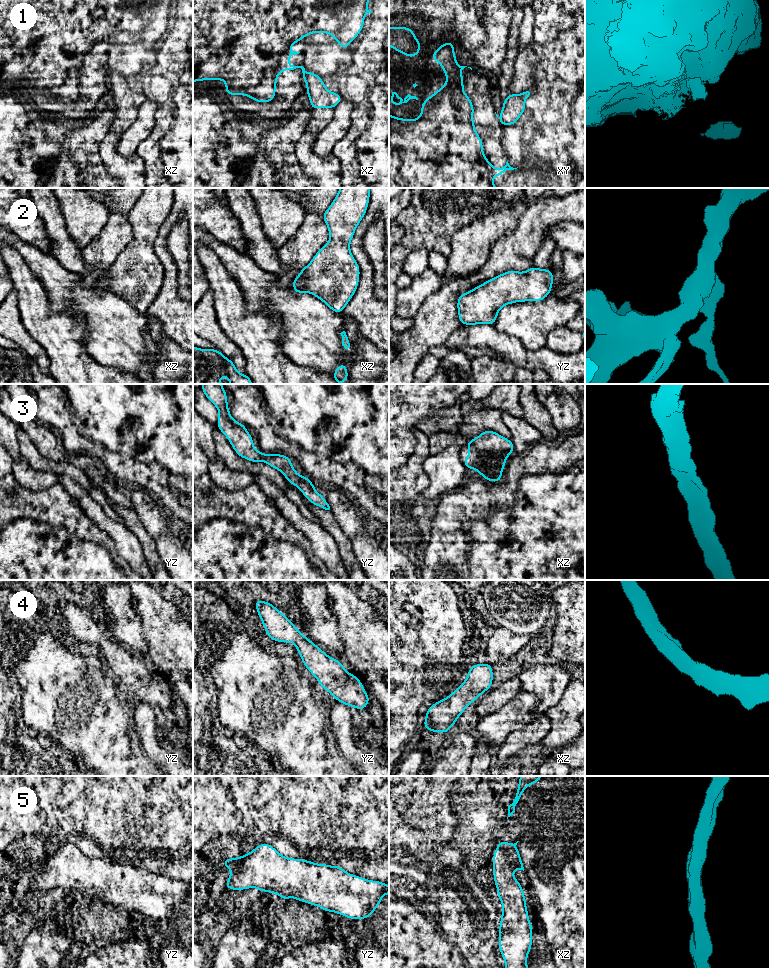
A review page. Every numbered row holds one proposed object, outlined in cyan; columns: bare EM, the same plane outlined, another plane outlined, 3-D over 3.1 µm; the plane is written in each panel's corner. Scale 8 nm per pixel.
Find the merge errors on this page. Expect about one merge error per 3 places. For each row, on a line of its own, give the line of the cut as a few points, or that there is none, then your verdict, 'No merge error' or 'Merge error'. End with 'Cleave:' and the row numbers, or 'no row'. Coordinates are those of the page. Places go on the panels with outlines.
1: Split along xz (304, 71), (305, 79). Merge error
2: No split. No merge error
3: No split. No merge error
4: No split. No merge error
5: No split. No merge error
Cleave: 1

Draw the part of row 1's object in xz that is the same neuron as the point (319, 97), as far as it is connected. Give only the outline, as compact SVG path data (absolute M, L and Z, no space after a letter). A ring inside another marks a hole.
M305 71L305 82L312 110L318 108L334 109L343 100L340 93L328 91L322 78L315 73Z

